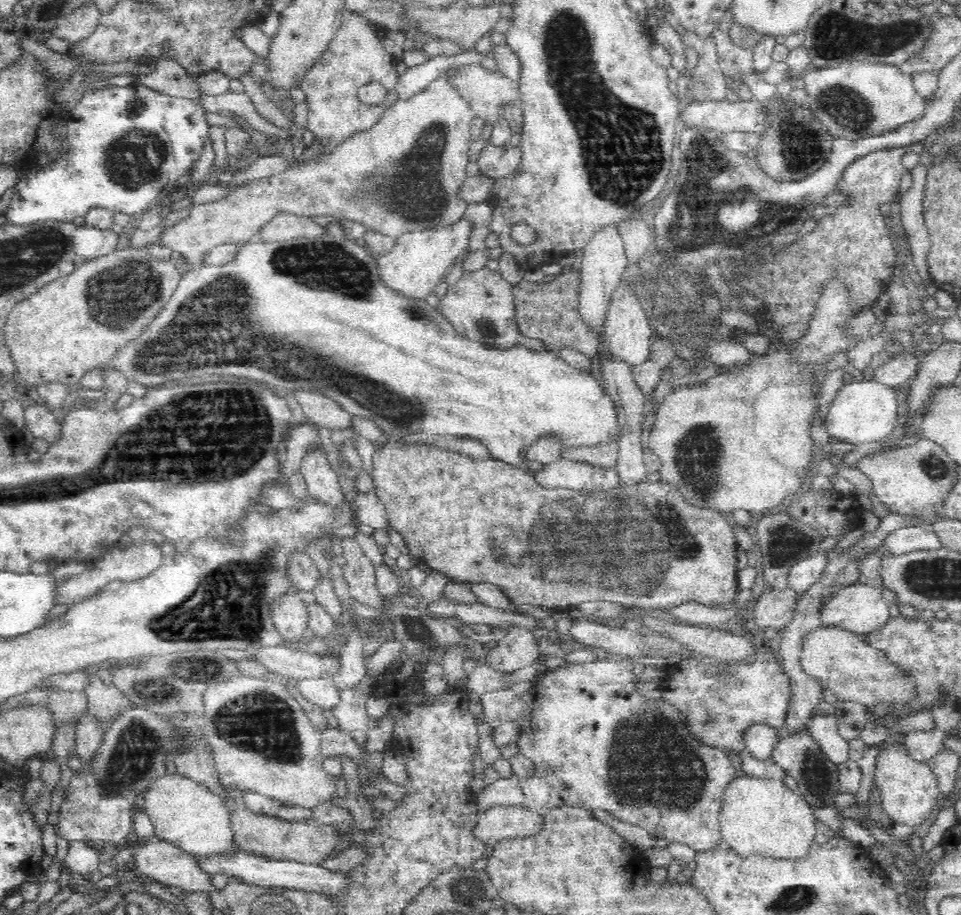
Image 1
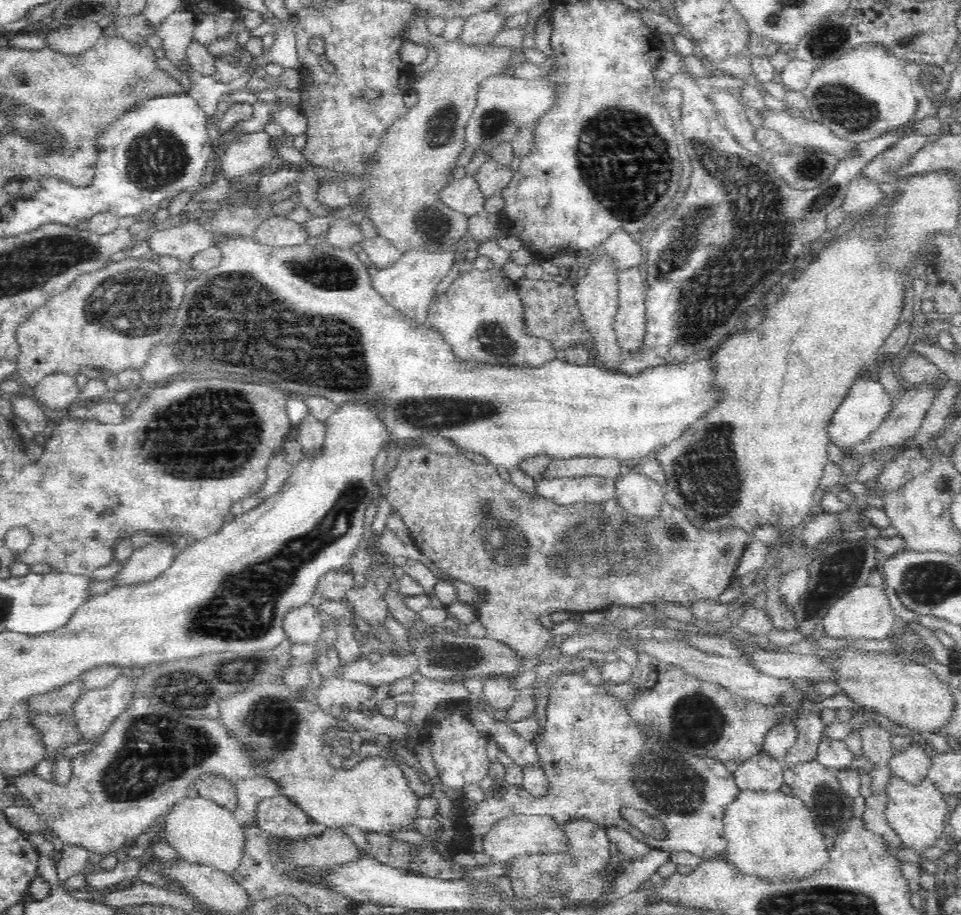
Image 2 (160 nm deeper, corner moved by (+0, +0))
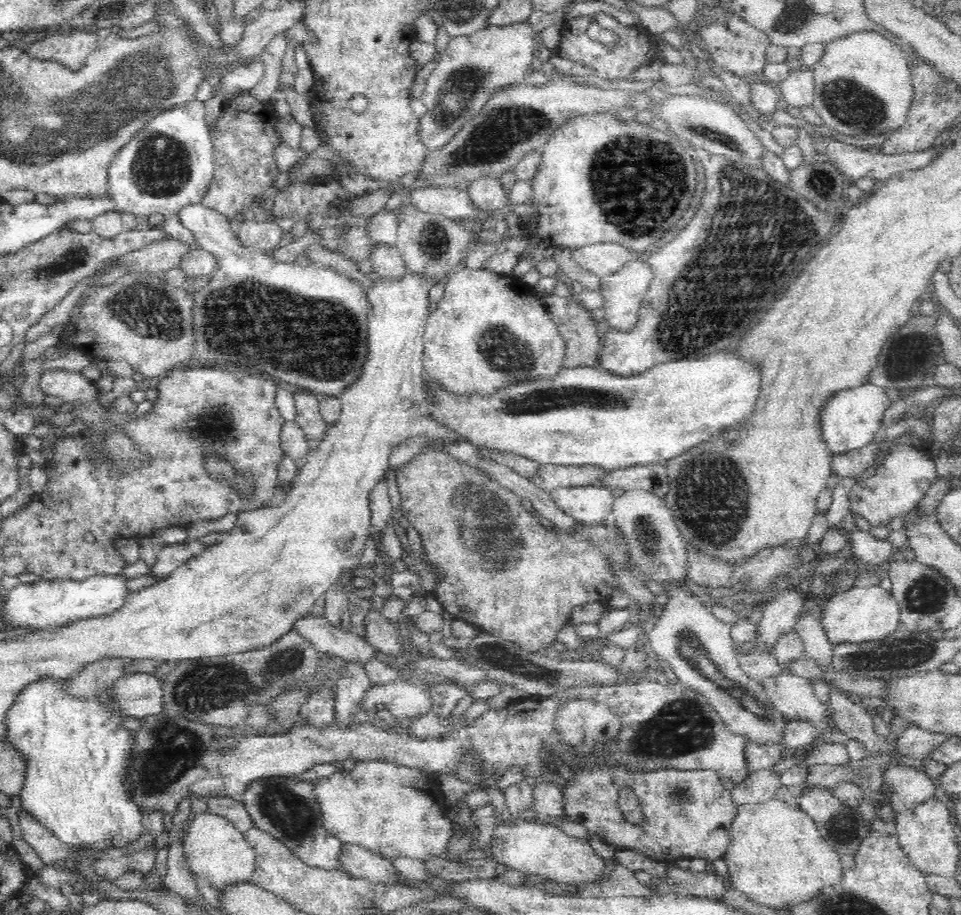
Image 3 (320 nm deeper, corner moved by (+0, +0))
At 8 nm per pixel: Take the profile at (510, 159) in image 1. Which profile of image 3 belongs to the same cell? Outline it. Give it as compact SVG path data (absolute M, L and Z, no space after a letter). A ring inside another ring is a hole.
M484 175L470 182L468 193L476 206L480 207L485 213L490 213L497 208L510 206L508 192L504 184L500 182L500 177Z

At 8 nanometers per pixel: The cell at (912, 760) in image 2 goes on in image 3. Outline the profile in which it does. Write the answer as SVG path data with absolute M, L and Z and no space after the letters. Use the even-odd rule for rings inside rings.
M891 765L884 772L883 781L890 786L891 793L889 794L889 801L894 809L894 816L898 811L913 807L926 797L934 795L937 790L933 778L918 765Z

